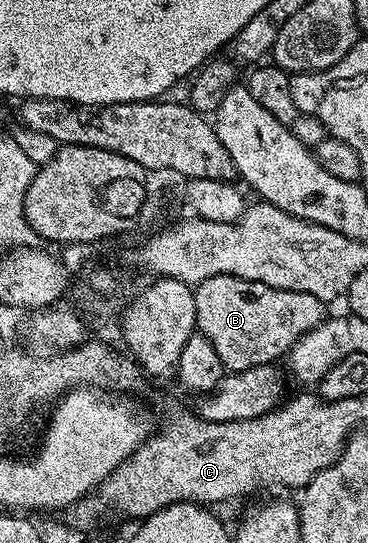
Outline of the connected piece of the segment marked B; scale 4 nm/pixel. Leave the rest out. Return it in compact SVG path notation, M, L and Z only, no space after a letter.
M240 276L205 278L205 282L194 285L194 290L197 306L195 326L198 335L213 342L213 350L217 350L217 358L221 358L227 372L244 372L262 364L275 364L278 356L279 359L286 357L302 336L322 324L325 319L324 301L313 298L313 294L270 288L261 282L243 280Z

